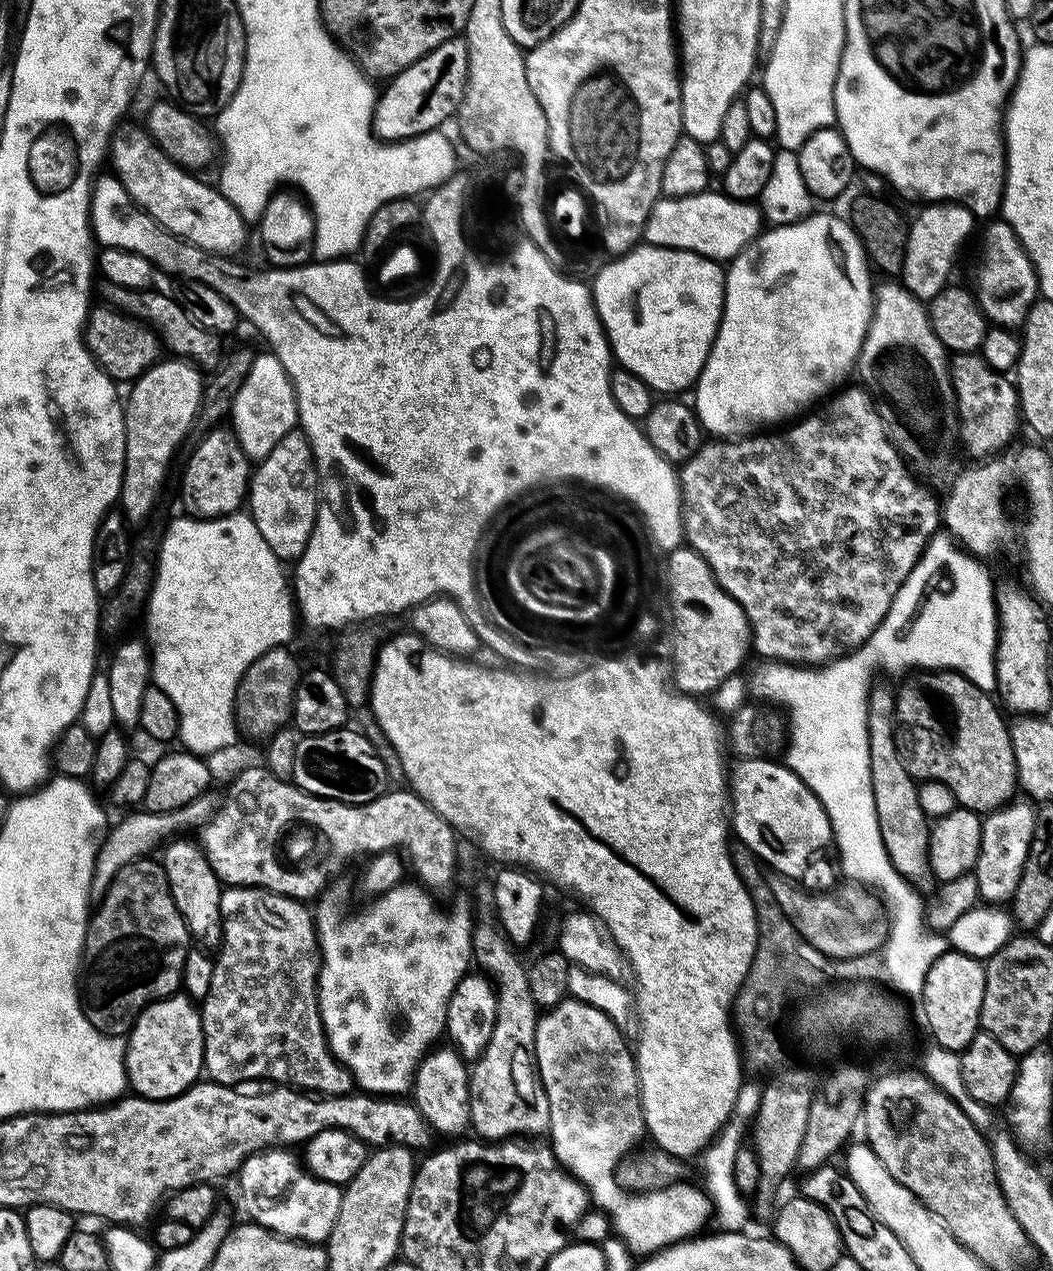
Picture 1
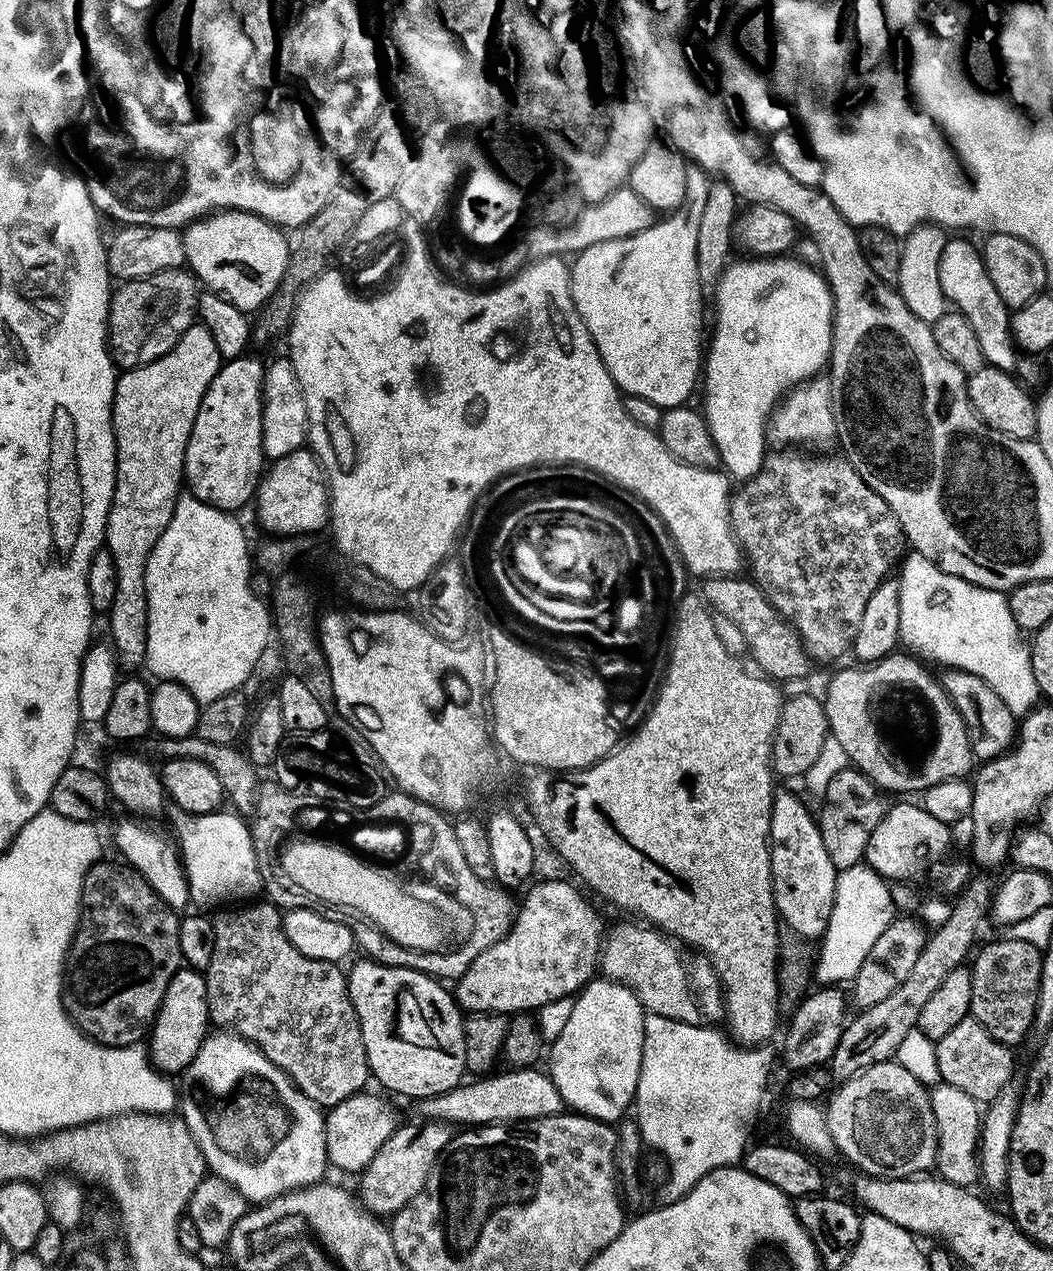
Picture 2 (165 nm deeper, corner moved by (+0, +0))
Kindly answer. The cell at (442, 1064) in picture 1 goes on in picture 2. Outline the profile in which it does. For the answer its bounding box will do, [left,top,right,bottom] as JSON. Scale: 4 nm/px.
[346,958,466,1098]

